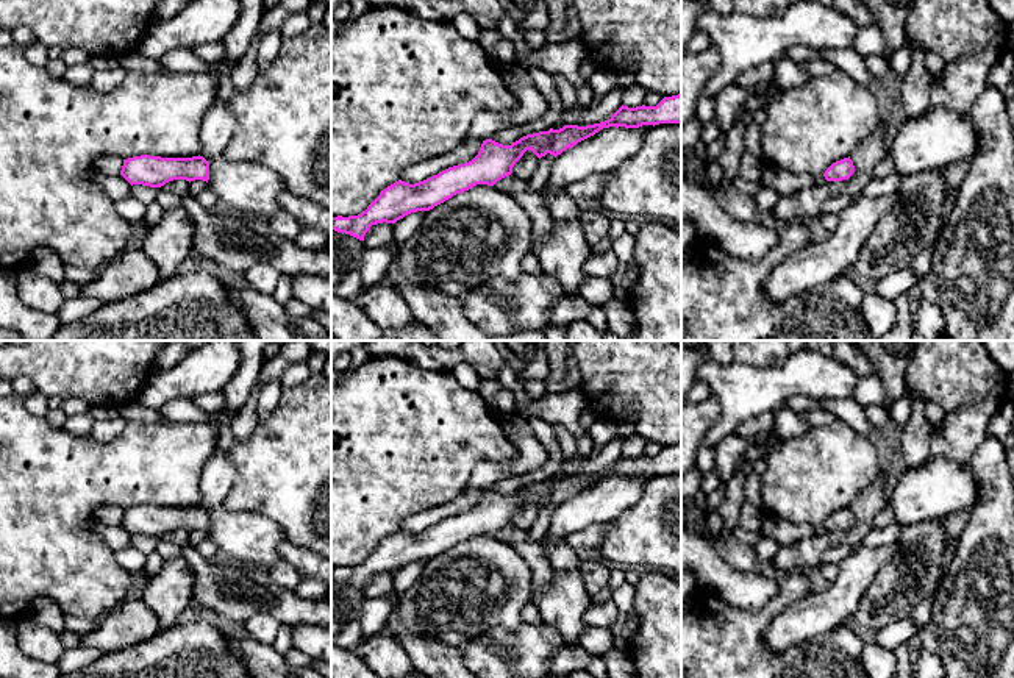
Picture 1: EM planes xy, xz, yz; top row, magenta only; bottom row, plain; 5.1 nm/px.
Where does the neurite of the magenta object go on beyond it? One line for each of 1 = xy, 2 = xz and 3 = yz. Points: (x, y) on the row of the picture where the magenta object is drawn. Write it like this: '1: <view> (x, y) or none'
1: none
2: none
3: none

